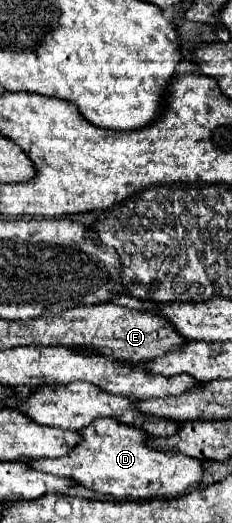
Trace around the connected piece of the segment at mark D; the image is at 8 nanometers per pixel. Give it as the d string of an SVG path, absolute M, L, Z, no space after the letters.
M113 417L97 419L95 425L83 429L83 441L65 457L59 459L37 459L29 461L35 469L57 477L69 477L91 491L113 495L115 499L155 499L155 497L177 497L197 487L205 473L205 461L191 461L183 455L167 455L147 445L151 435L143 429L131 429Z

